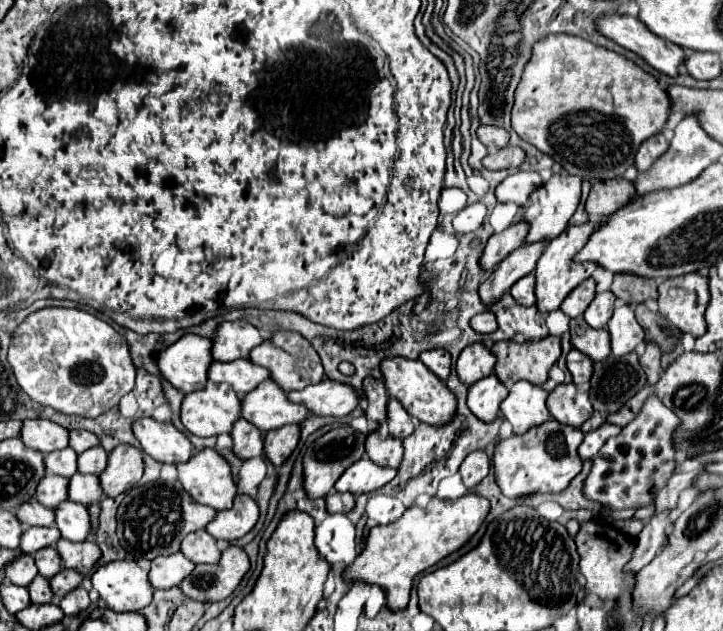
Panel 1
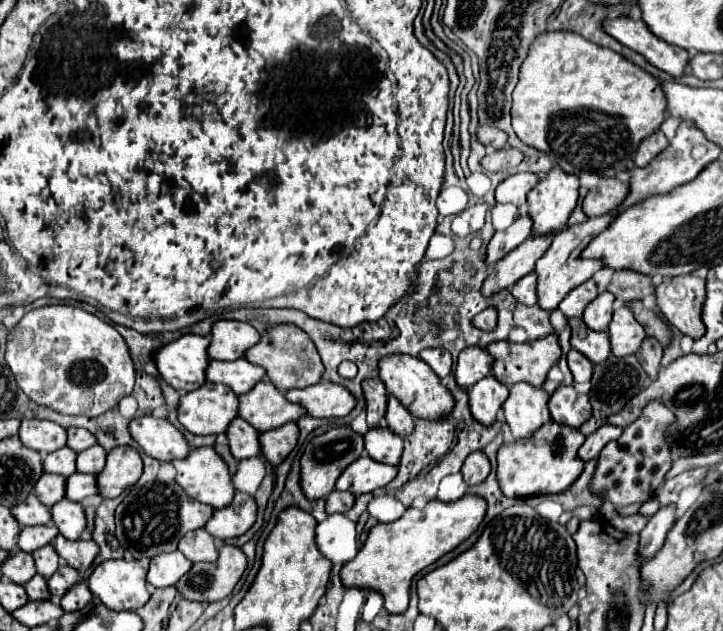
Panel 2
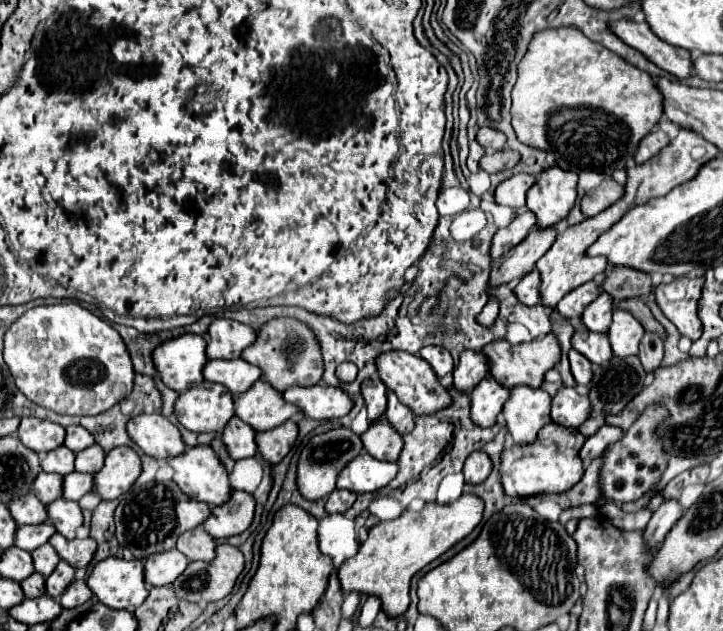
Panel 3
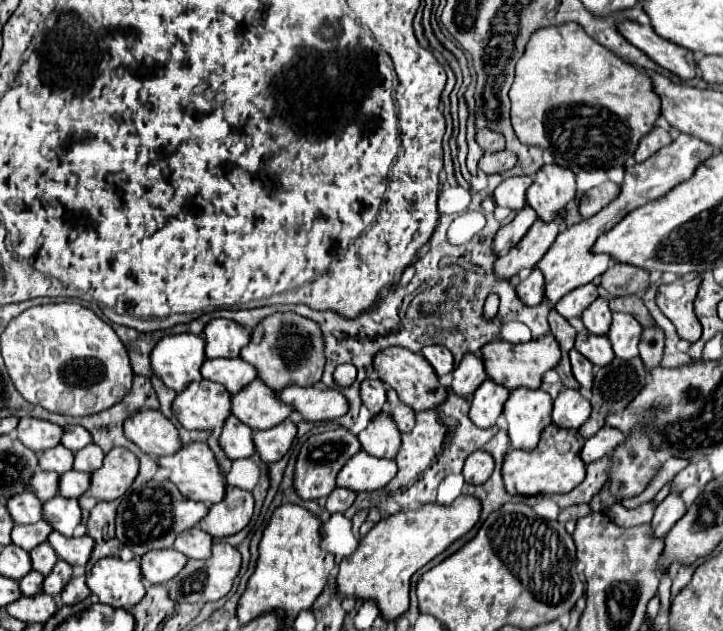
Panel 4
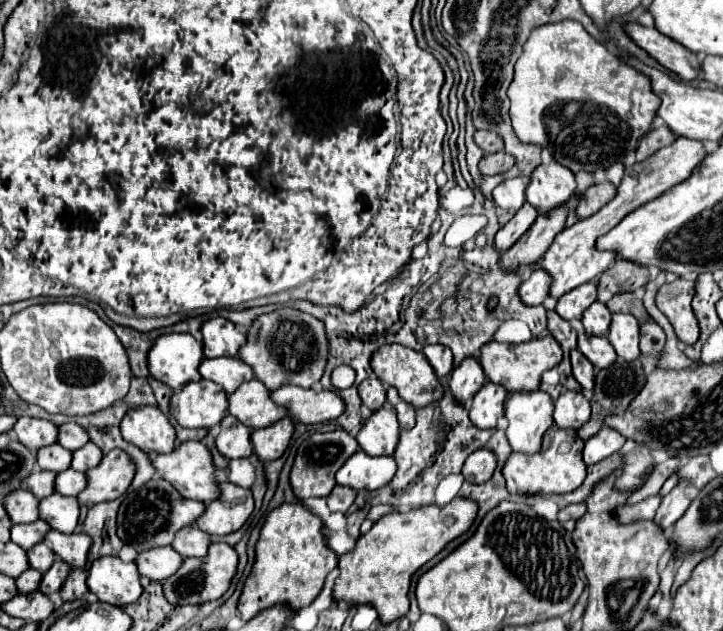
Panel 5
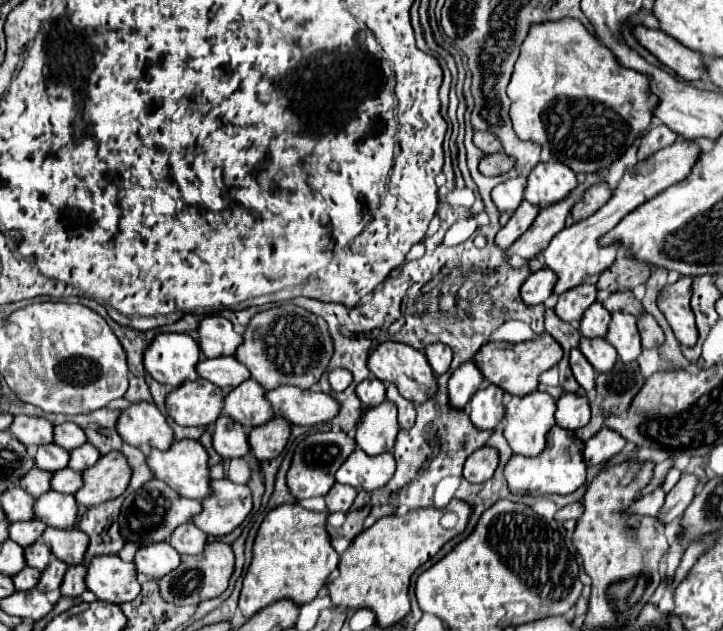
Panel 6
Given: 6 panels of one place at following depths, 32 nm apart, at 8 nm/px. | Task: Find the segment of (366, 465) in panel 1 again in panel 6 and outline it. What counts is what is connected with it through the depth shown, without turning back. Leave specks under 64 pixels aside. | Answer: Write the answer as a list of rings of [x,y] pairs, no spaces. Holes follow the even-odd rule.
[[[356,448],[342,468],[336,472],[336,482],[348,484],[356,490],[376,490],[388,484],[394,476],[396,462],[392,454],[378,454],[368,456],[360,448]]]

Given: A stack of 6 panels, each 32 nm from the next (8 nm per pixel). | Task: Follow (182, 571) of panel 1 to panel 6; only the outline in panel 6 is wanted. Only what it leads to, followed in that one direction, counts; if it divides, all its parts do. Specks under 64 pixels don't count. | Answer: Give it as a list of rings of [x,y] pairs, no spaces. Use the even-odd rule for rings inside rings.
[[[168,542],[150,544],[146,548],[140,548],[134,558],[138,572],[154,580],[170,574],[170,570],[176,570],[178,562],[180,562],[180,554]]]

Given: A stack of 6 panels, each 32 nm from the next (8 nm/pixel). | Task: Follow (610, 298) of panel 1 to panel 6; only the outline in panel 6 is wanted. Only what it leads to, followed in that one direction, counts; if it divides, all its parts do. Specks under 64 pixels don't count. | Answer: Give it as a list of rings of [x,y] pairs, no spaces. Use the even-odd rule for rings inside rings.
[[[594,302],[582,316],[580,324],[582,334],[586,334],[586,338],[604,338],[610,324],[610,312],[600,302]]]

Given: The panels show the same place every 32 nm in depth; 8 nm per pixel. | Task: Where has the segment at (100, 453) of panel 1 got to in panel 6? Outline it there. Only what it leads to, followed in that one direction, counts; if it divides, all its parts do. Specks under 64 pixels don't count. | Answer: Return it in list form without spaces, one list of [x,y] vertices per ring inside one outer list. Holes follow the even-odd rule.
[[[86,442],[84,446],[80,446],[80,448],[76,448],[76,450],[70,452],[70,464],[68,464],[68,466],[70,466],[72,470],[84,472],[86,468],[94,466],[100,456],[102,456],[100,450],[96,450],[96,446],[92,446],[90,442]]]

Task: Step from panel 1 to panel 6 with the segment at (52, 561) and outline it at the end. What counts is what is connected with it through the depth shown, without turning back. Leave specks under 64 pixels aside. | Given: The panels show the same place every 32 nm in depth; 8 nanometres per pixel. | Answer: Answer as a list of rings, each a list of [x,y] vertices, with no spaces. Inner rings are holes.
[[[36,542],[32,546],[26,548],[26,562],[28,566],[32,568],[38,568],[38,570],[46,570],[46,566],[50,564],[52,560],[52,554],[50,554],[50,548],[44,546],[44,542]]]

